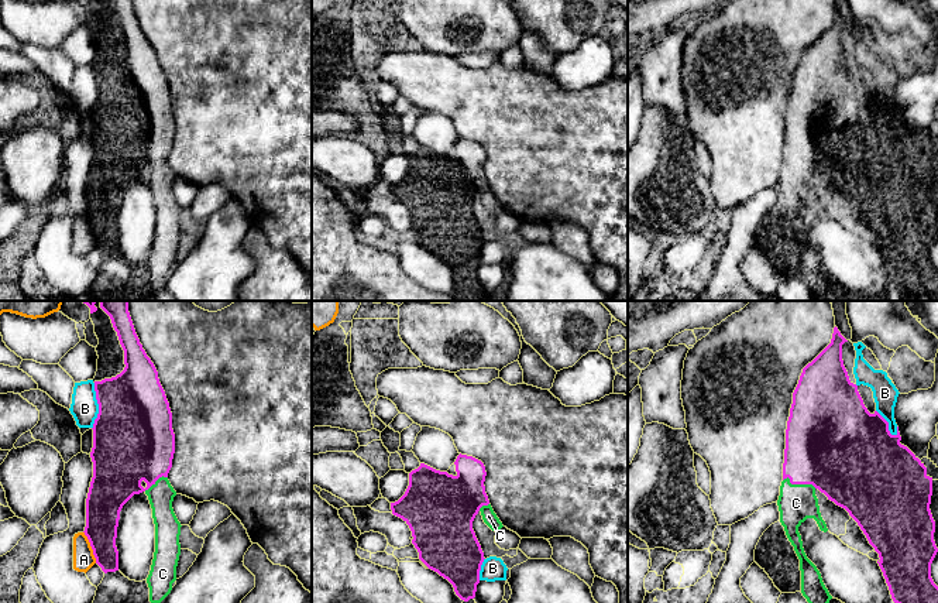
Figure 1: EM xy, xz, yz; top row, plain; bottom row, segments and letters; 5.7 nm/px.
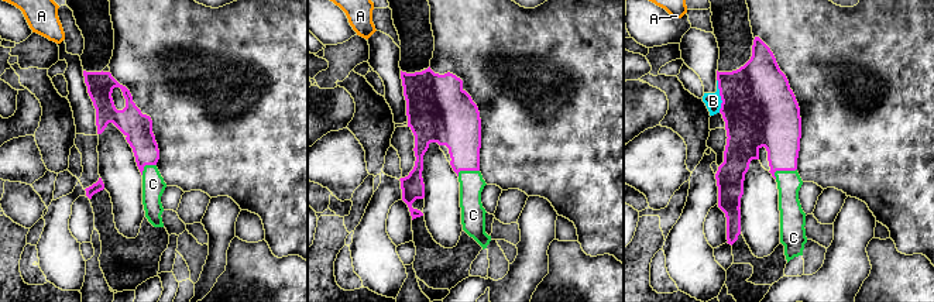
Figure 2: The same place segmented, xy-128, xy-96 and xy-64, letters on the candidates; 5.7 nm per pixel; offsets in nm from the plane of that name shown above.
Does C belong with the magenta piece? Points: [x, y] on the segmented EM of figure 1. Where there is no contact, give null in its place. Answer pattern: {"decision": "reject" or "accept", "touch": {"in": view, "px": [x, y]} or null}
{"decision": "accept", "touch": {"in": "yz", "px": [799, 483]}}

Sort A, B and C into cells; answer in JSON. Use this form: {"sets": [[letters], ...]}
{"sets": [["A"], ["B"], ["C"]]}

